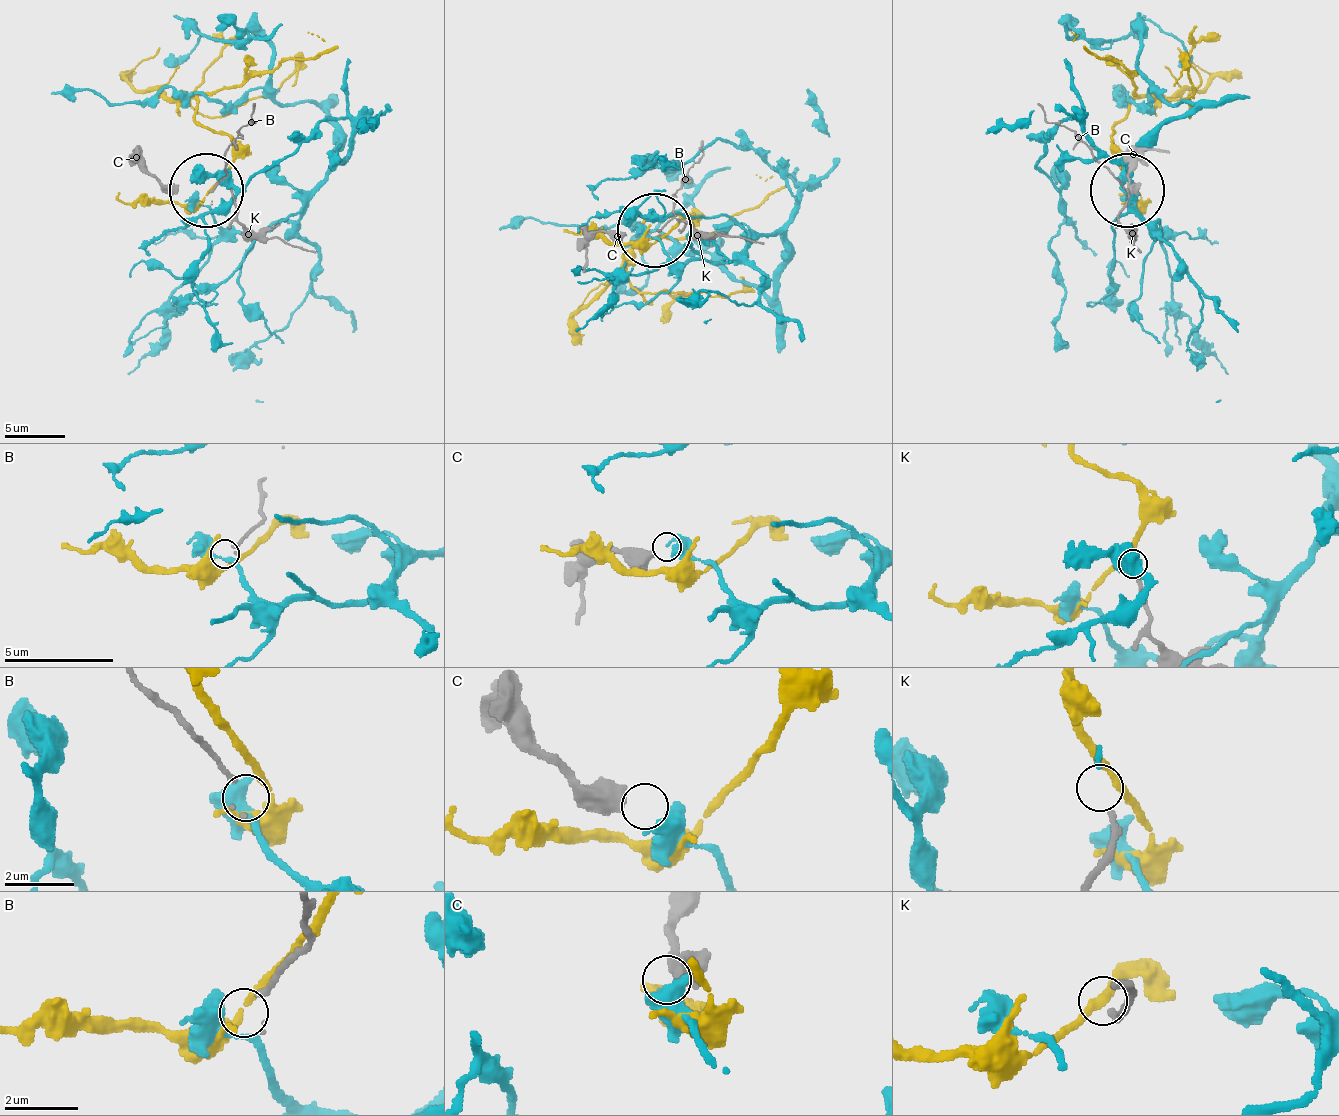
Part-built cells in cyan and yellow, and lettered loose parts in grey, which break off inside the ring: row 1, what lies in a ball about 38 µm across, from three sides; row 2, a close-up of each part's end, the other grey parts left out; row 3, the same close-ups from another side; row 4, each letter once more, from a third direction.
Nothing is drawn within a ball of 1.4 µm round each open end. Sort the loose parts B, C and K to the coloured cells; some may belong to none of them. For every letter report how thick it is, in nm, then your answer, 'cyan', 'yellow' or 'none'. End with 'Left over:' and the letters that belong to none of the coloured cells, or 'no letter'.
B: 40 nm thick; none
C: 400 nm thick; cyan
K: 170 nm thick; yellow
Left over: B

